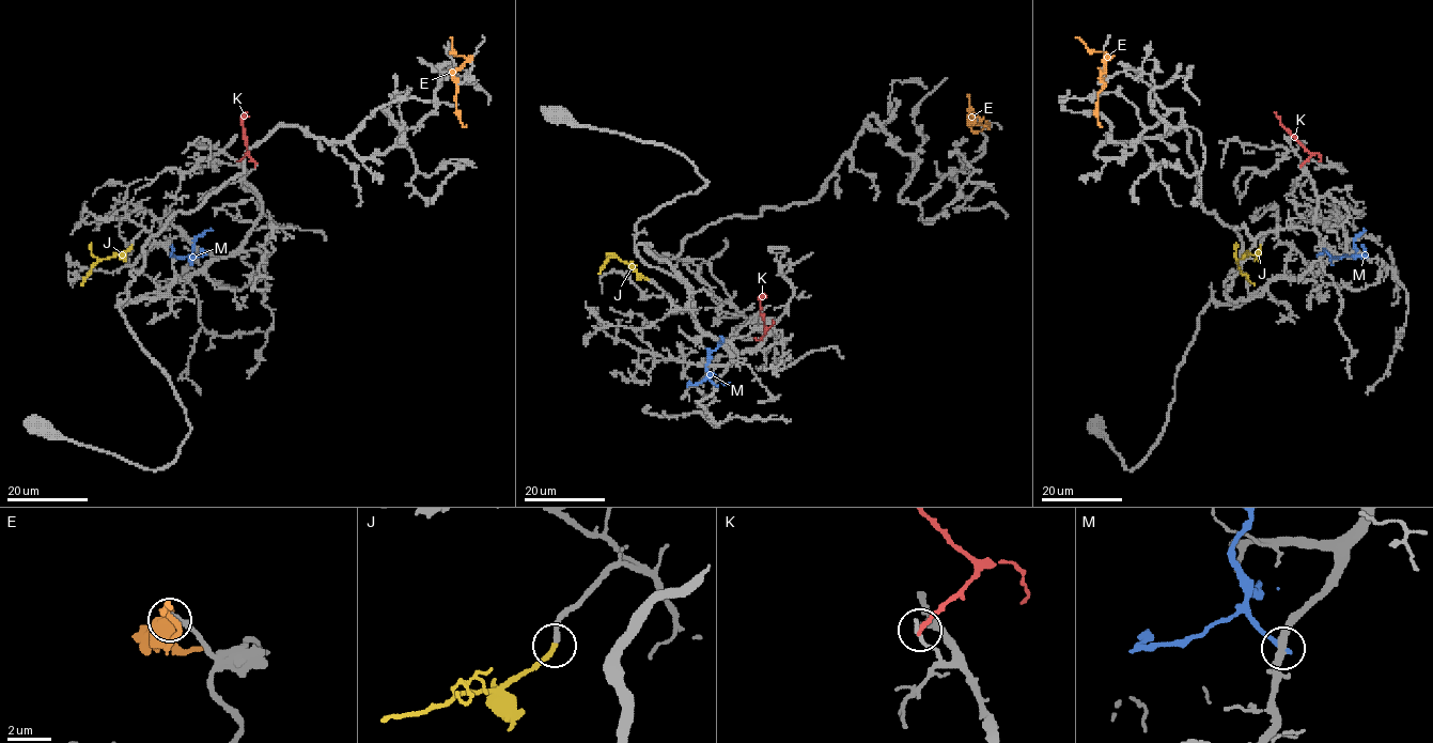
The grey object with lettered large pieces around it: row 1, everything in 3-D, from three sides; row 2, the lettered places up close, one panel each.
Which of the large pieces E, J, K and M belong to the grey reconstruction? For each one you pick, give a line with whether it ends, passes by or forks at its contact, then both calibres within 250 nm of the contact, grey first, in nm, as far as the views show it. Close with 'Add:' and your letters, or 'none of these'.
J: it ends there; 200 nm thick on the grey side, 240 nm on the other
Add: J

